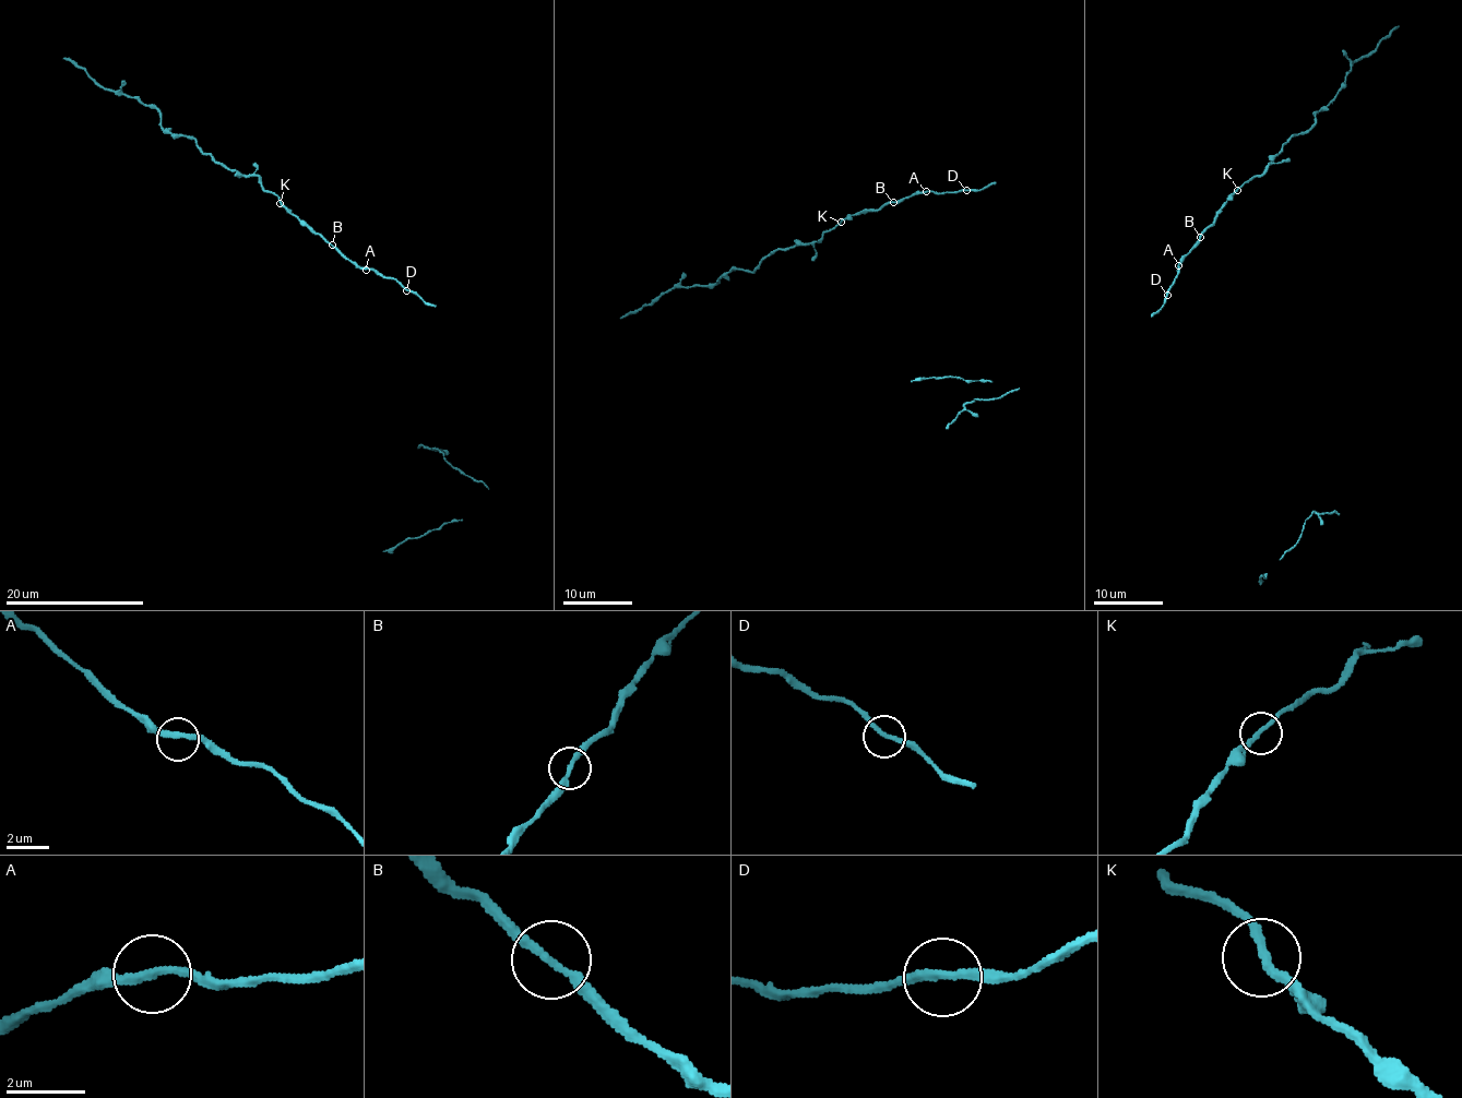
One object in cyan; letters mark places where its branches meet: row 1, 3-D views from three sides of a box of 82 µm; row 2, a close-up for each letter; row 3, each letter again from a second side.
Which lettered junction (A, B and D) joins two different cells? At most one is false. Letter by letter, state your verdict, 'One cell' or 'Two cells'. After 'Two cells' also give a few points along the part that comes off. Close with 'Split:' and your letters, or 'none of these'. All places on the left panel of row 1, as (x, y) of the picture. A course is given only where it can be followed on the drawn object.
A: One cell
B: Two cells. Course of the part to remove: (332, 245), (302, 226), (257, 177), (216, 163), (194, 140), (171, 135), (154, 108), (97, 85), (63, 58)
D: One cell
Split: B

